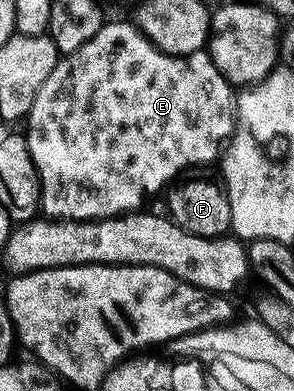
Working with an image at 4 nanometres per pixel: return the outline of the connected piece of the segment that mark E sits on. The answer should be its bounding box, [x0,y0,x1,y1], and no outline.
[26,20,238,221]

